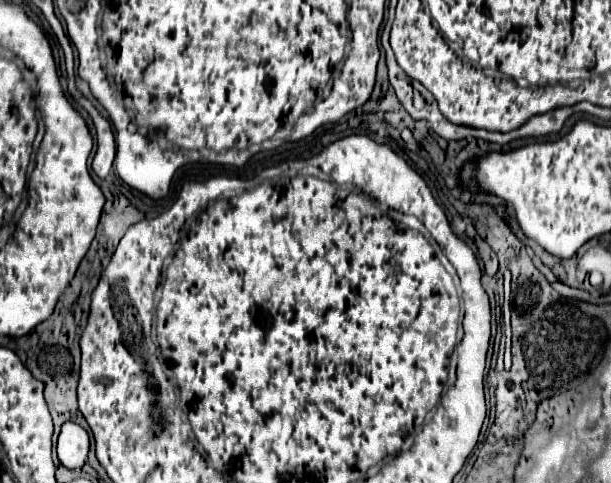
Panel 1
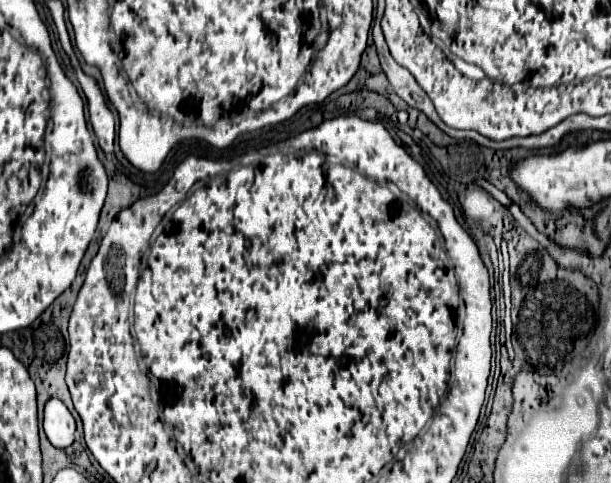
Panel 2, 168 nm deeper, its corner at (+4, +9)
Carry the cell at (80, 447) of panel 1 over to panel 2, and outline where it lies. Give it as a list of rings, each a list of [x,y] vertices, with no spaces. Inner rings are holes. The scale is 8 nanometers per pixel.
[[[51,397],[45,403],[43,409],[43,429],[47,439],[59,447],[65,449],[73,443],[73,435],[75,435],[75,419],[69,413],[69,409],[65,407],[65,403],[57,397]]]

